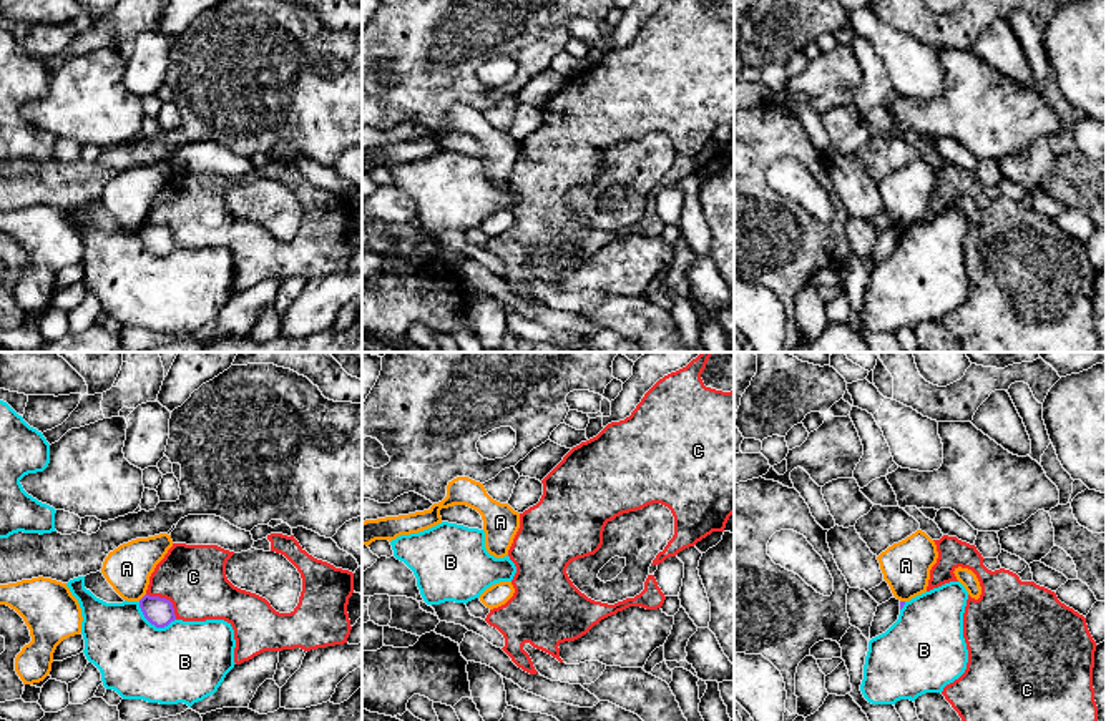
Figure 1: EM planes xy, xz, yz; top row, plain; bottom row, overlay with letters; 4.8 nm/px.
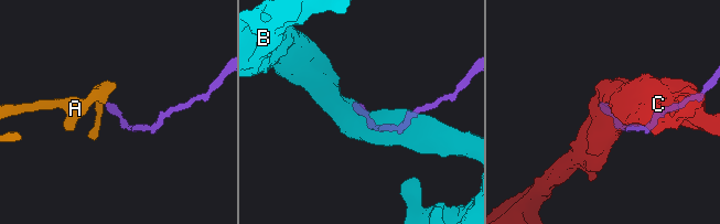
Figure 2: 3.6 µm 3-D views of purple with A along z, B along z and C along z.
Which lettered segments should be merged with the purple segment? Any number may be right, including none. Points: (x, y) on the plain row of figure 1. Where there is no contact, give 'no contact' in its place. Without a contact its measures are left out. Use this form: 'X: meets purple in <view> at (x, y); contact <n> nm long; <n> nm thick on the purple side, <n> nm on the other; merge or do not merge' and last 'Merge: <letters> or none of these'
A: meets purple in xy at (143, 225); contact 50 nm long; 140 nm thick on the purple side, 220 nm on the other; do not merge
B: meets purple in xy at (153, 251); contact 200 nm long; 140 nm thick on the purple side, 400 nm on the other; do not merge
C: meets purple in xy at (165, 226); contact 200 nm long; 140 nm thick on the purple side, 320 nm on the other; do not merge
Merge: none of these

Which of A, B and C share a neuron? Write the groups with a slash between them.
A / B / C

